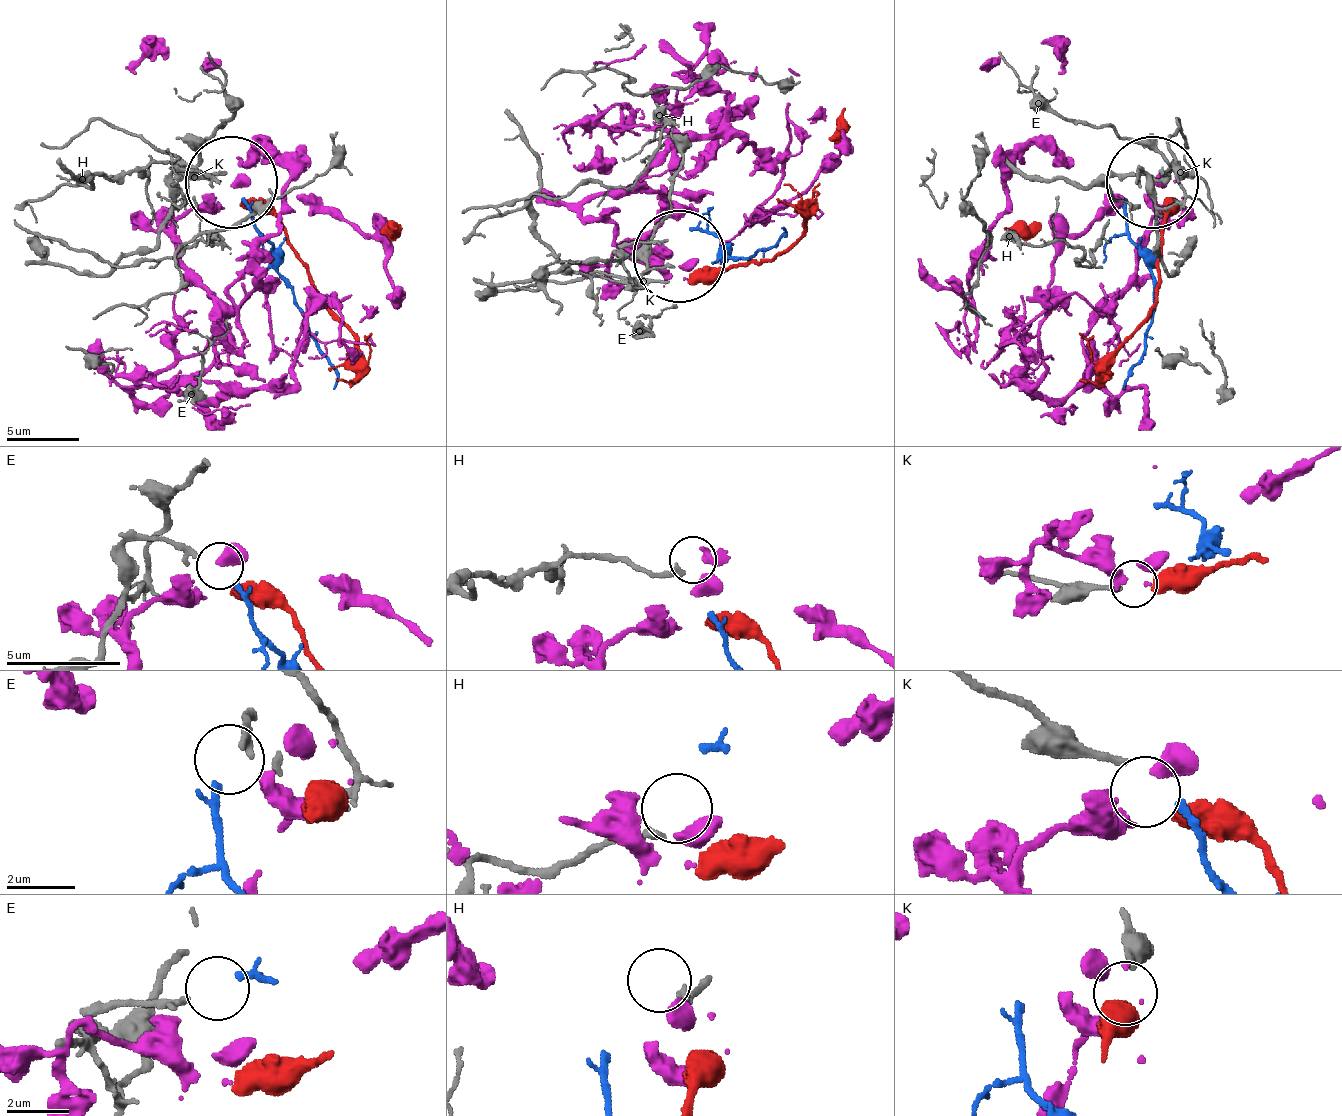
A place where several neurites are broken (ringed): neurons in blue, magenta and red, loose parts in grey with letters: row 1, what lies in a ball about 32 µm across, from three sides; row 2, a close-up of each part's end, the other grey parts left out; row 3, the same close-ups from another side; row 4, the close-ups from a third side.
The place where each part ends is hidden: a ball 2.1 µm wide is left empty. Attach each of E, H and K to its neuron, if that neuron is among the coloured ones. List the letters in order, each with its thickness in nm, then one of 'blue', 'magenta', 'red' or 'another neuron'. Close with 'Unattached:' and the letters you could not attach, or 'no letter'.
E: 260 nm | another neuron
H: 280 nm | another neuron
K: 200 nm | red
Unattached: E, H

